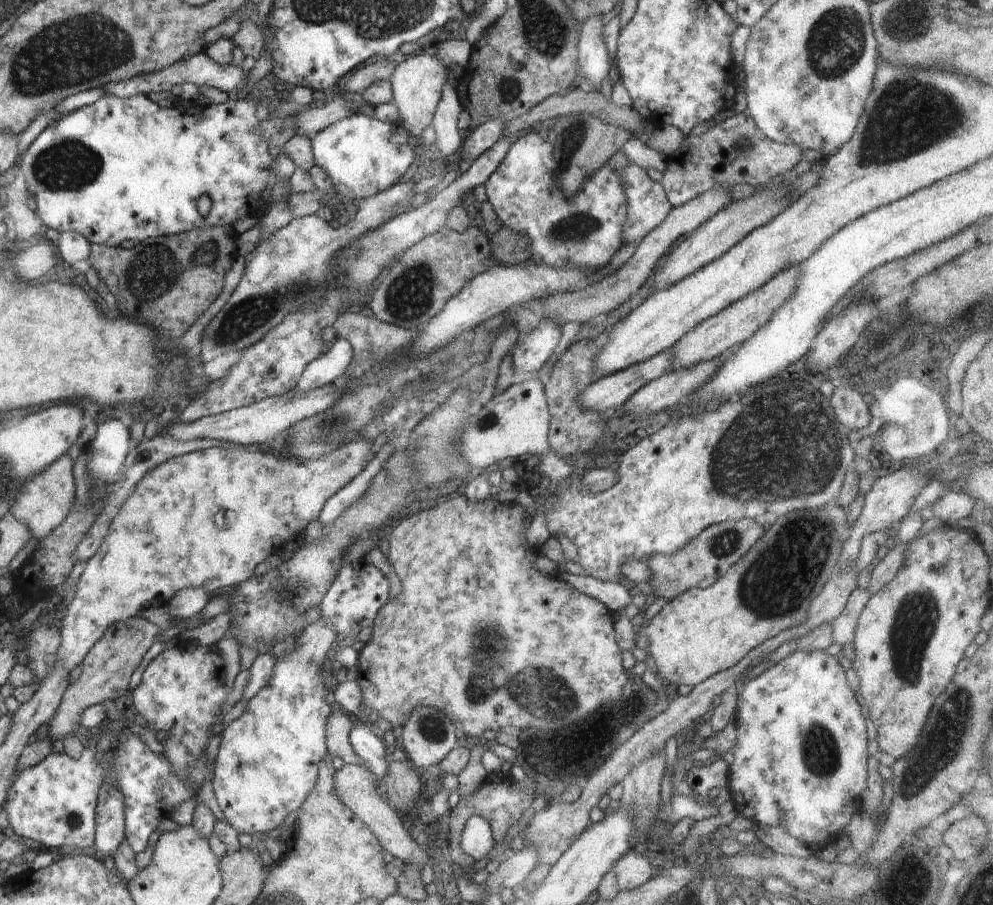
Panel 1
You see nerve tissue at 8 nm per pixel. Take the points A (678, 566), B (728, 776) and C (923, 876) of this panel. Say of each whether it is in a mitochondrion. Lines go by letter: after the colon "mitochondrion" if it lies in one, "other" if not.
A: other
B: other
C: mitochondrion

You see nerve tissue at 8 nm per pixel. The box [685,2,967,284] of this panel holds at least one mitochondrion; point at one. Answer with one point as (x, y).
(836, 42)

